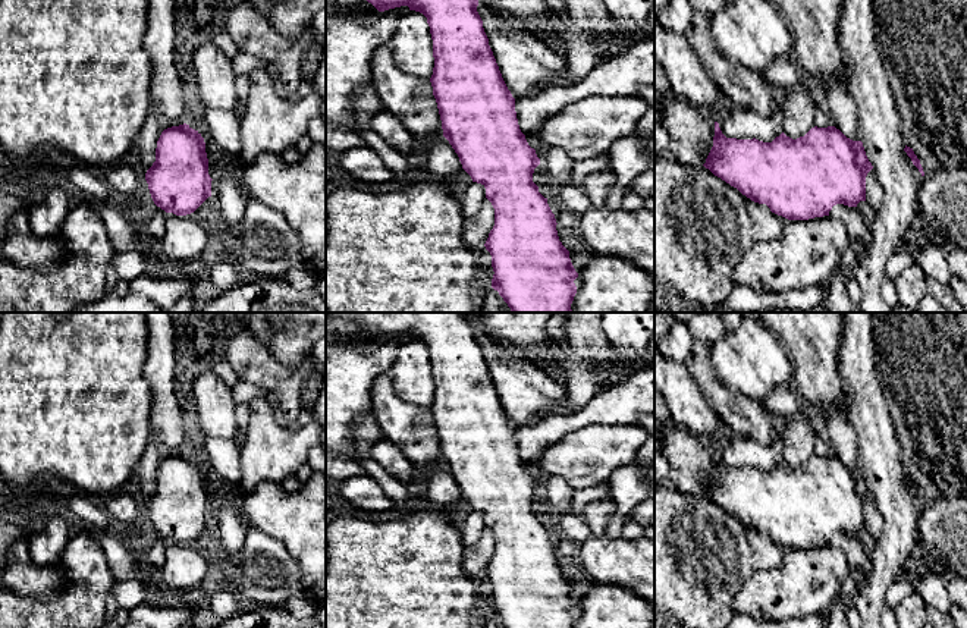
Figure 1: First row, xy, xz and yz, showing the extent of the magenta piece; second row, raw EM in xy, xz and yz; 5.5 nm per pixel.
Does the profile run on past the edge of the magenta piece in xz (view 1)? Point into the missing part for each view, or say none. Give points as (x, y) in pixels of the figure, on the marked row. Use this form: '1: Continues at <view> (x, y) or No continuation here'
1: No continuation here

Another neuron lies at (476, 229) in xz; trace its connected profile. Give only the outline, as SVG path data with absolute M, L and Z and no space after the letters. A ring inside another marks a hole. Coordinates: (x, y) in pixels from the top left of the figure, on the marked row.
M486 198L480 211L467 217L464 223L462 238L468 248L477 249L484 247L490 230L495 226L495 208L492 202Z

